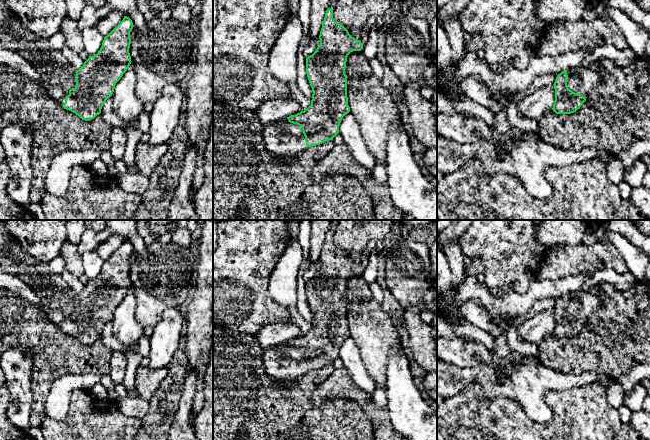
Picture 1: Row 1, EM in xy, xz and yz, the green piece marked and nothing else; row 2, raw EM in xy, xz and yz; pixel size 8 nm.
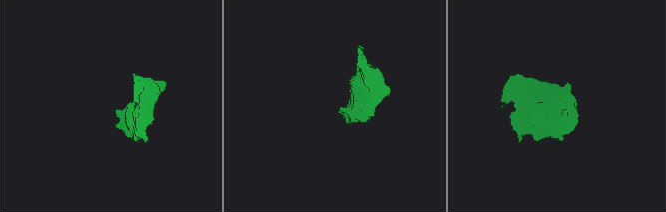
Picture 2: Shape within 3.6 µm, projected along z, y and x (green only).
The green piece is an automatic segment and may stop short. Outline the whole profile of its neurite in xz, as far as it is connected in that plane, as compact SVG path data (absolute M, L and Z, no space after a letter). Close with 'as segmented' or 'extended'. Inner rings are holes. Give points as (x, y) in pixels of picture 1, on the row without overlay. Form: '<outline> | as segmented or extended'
M331 232L325 237L319 263L320 269L316 275L306 282L306 297L313 315L311 329L300 337L265 350L262 358L267 376L285 388L299 383L308 371L333 364L339 357L342 342L350 336L346 286L351 276L363 273L363 268L352 261L343 249L335 245Z | extended

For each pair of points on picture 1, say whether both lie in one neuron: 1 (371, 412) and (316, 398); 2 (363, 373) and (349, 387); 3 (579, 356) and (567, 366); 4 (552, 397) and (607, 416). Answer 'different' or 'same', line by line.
1: different
2: different
3: same
4: same

